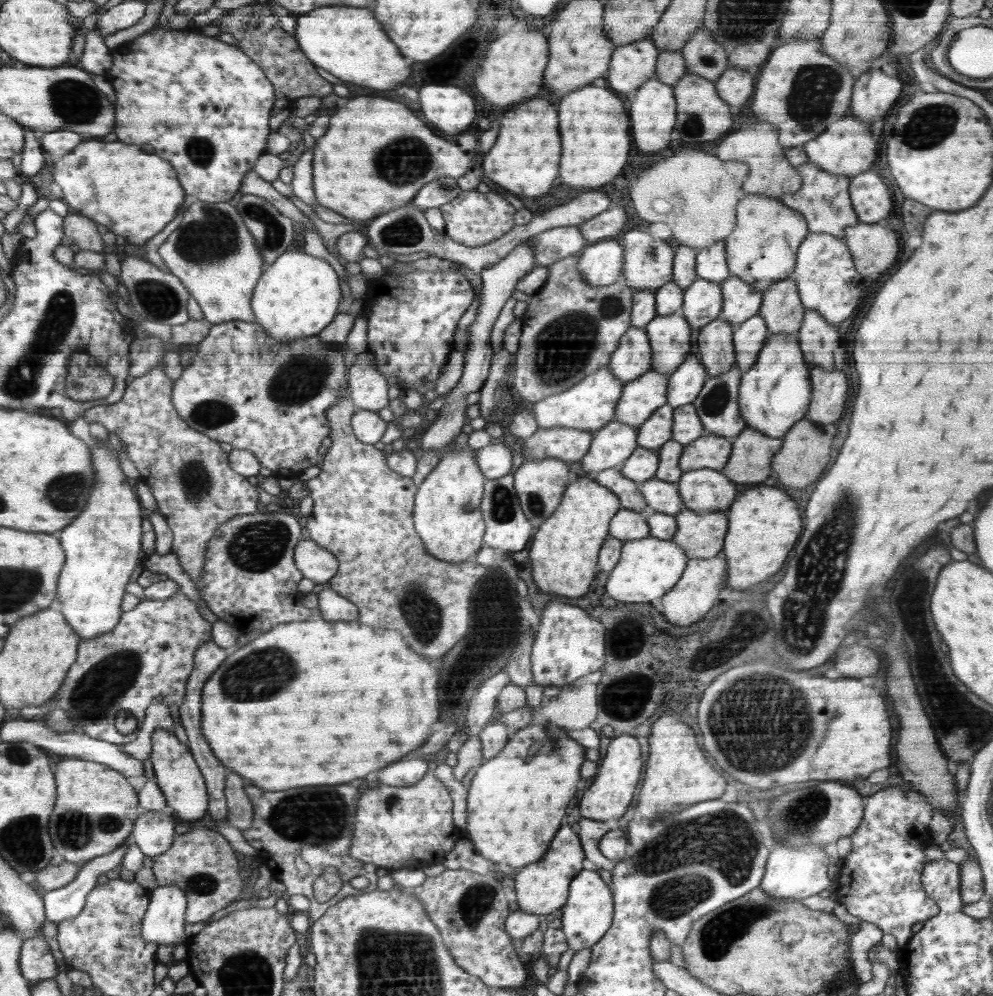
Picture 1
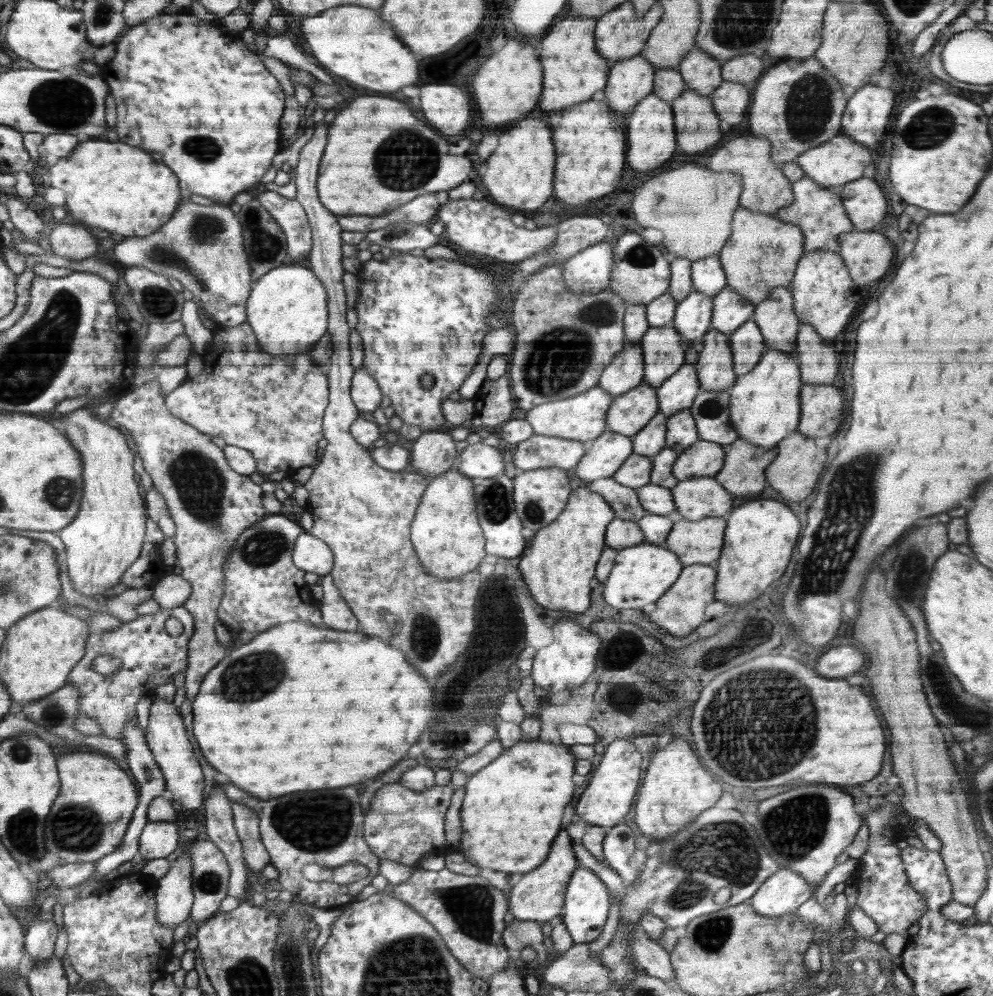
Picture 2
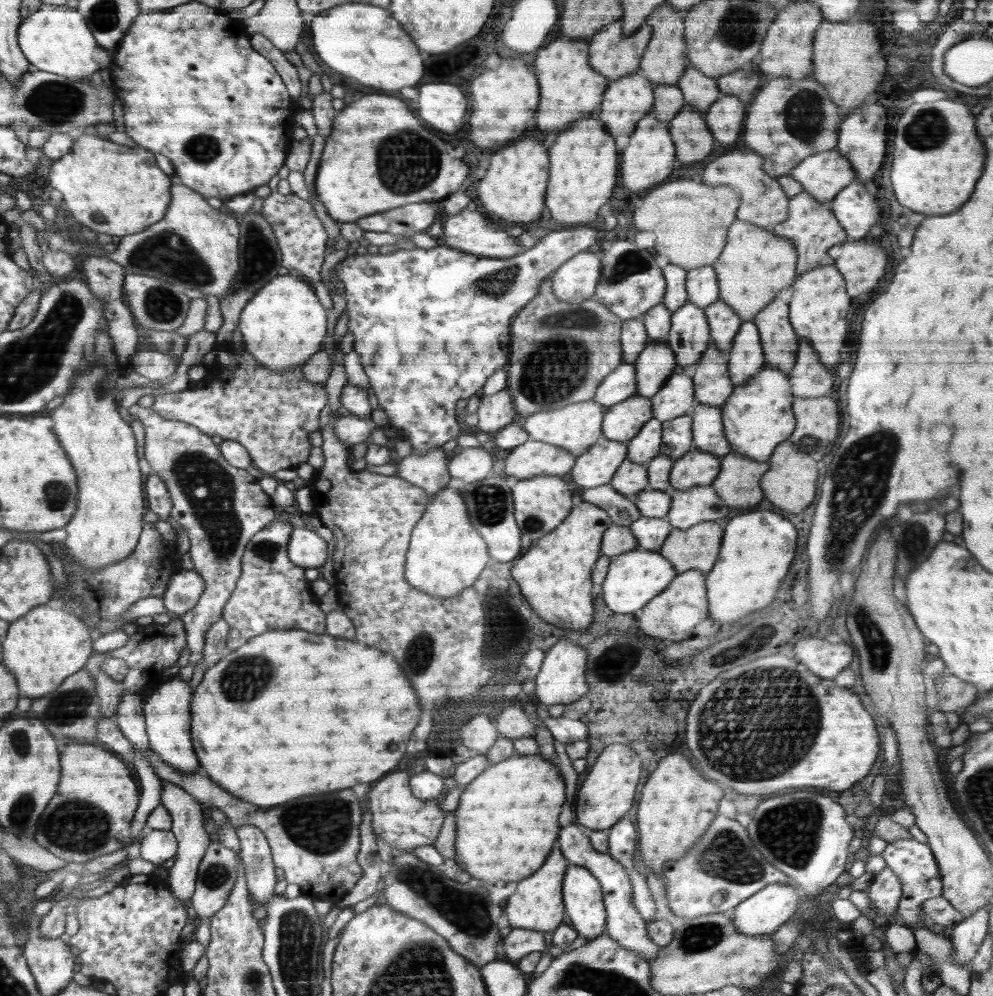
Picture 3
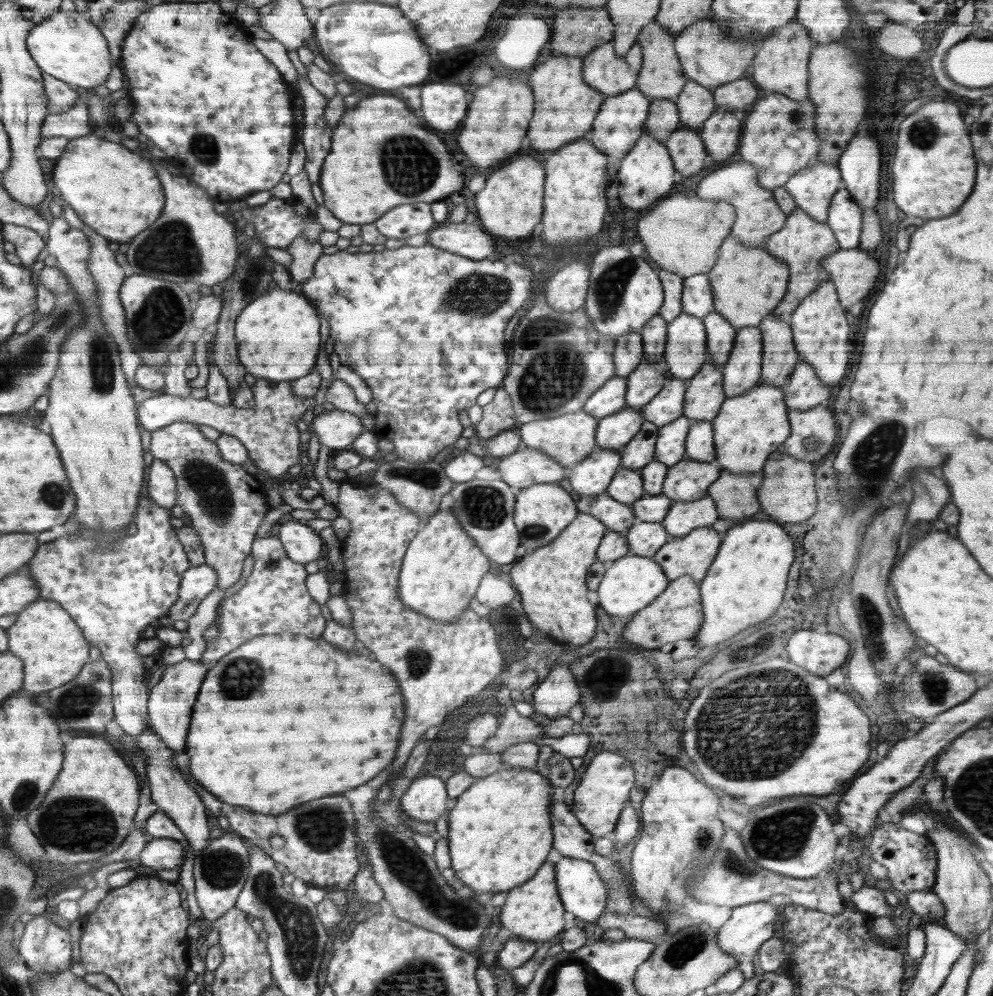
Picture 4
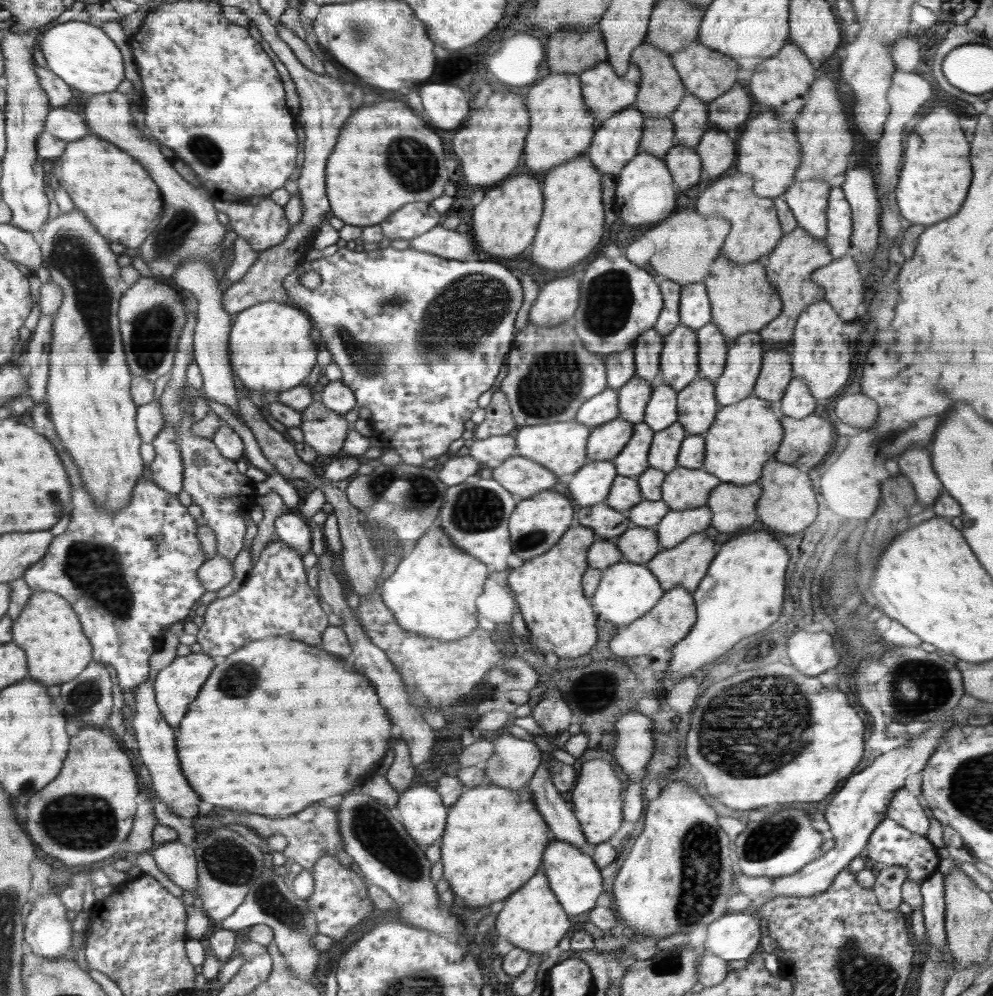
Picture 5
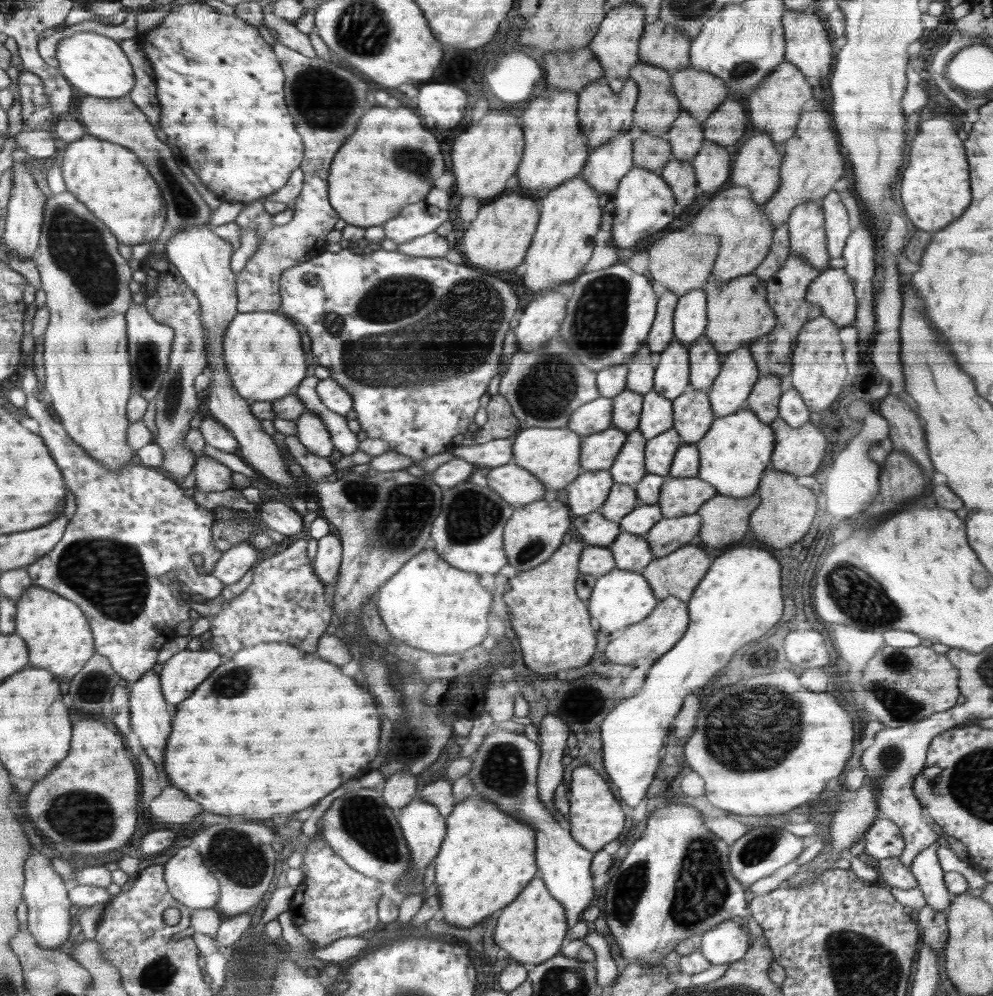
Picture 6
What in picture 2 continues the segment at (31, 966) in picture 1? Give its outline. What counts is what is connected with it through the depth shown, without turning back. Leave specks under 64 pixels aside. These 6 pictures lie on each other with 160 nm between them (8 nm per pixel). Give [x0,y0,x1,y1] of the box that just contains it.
[26,920,59,963]

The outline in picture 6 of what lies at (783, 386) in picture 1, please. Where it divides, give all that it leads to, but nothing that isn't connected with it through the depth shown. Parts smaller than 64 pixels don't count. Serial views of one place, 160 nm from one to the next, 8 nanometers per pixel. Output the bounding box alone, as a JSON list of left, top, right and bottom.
[696,406,775,498]

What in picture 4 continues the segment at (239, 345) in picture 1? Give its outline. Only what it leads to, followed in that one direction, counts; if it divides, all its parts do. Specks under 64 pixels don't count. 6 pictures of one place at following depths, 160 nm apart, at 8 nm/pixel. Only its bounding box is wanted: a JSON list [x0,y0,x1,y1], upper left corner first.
[138,378,315,478]

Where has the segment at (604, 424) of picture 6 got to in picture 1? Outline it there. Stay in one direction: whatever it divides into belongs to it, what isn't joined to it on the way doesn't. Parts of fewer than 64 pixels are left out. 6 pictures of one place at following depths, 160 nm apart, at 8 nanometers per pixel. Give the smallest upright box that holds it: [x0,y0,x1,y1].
[608,328,652,383]

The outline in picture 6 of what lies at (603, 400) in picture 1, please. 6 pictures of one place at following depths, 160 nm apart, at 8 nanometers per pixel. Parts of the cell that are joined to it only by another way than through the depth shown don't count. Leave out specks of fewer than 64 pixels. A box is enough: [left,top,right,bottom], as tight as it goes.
[514,427,584,496]

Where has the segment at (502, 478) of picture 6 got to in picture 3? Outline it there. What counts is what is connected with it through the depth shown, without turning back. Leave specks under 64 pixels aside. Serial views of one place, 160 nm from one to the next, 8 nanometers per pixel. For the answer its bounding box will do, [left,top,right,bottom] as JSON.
[504,440,577,481]

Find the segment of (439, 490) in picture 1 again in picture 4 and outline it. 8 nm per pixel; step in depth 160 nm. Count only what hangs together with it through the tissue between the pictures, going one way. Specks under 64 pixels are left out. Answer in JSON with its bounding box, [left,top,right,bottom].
[401,504,490,622]

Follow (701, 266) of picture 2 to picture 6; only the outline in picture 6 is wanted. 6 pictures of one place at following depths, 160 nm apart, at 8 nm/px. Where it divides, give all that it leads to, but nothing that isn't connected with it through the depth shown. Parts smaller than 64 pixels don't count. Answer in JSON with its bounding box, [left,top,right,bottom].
[673,289,707,348]

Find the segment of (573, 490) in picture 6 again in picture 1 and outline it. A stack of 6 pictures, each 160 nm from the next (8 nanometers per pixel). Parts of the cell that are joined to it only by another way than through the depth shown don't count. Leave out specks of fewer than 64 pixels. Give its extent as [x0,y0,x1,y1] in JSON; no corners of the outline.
[581,421,639,472]

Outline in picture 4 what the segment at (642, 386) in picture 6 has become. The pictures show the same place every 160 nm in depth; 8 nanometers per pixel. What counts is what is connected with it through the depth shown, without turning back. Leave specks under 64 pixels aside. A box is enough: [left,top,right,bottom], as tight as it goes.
[639,315,667,363]

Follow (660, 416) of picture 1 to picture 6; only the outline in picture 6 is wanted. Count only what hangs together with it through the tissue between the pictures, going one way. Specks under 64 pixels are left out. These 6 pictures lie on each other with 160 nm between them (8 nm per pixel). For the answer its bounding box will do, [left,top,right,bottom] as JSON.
[609,429,648,486]

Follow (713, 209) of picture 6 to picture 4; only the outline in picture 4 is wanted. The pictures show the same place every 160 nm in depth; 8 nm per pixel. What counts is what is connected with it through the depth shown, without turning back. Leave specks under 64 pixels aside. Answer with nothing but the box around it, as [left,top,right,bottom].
[696,159,787,248]

